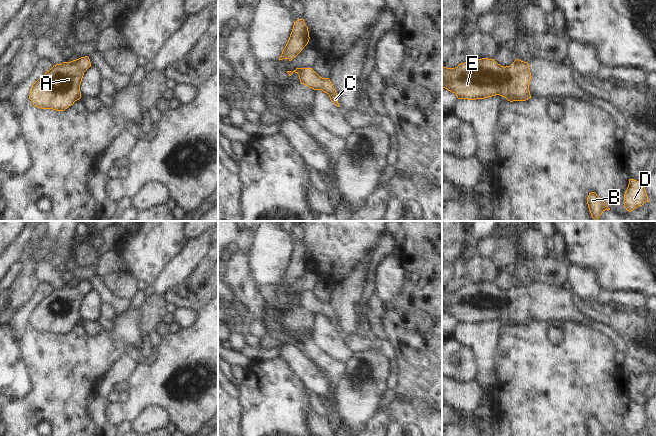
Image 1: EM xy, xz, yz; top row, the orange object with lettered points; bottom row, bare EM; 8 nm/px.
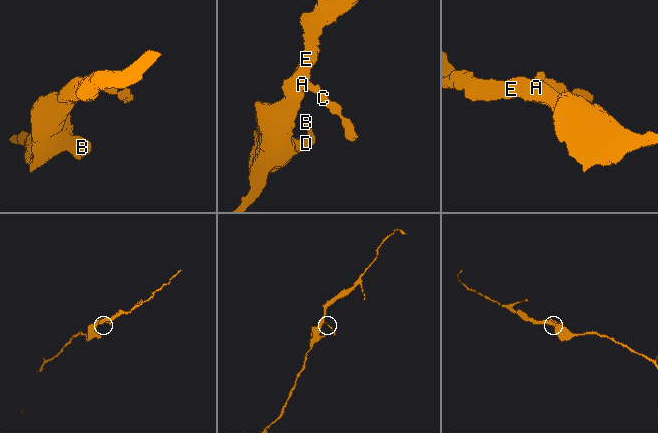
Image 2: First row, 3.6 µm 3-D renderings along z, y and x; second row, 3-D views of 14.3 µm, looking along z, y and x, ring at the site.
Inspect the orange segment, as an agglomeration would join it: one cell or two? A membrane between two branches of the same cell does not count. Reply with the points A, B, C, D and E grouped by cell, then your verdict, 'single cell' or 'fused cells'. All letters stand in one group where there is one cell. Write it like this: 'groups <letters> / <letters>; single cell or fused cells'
groups A B C D E; single cell

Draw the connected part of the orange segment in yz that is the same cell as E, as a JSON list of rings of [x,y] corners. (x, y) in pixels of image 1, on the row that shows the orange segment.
[[[471,59],[455,68],[442,67],[442,87],[455,93],[458,99],[484,99],[500,95],[508,101],[526,101],[531,98],[531,72],[527,62],[516,59],[510,66],[501,66],[494,59]]]

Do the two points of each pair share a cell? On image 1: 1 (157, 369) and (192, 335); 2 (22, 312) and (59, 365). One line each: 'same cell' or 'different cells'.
1: same cell
2: different cells

